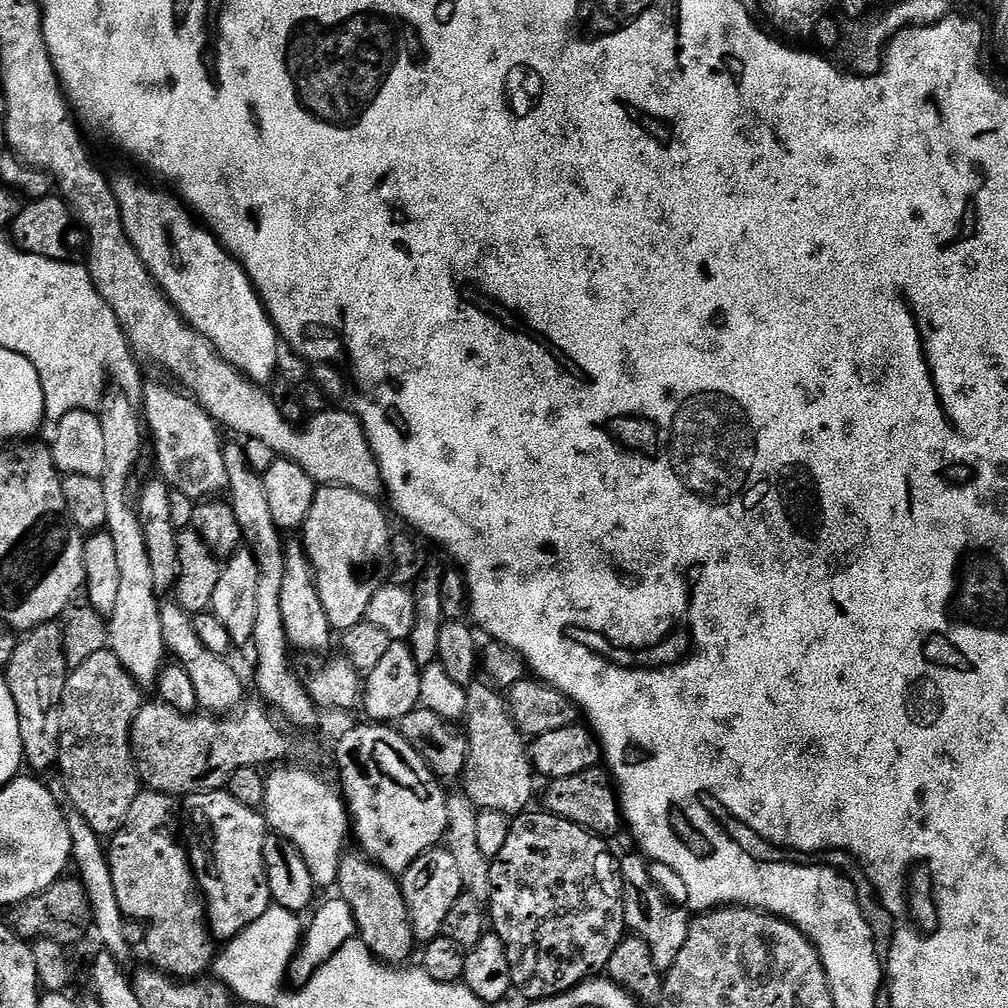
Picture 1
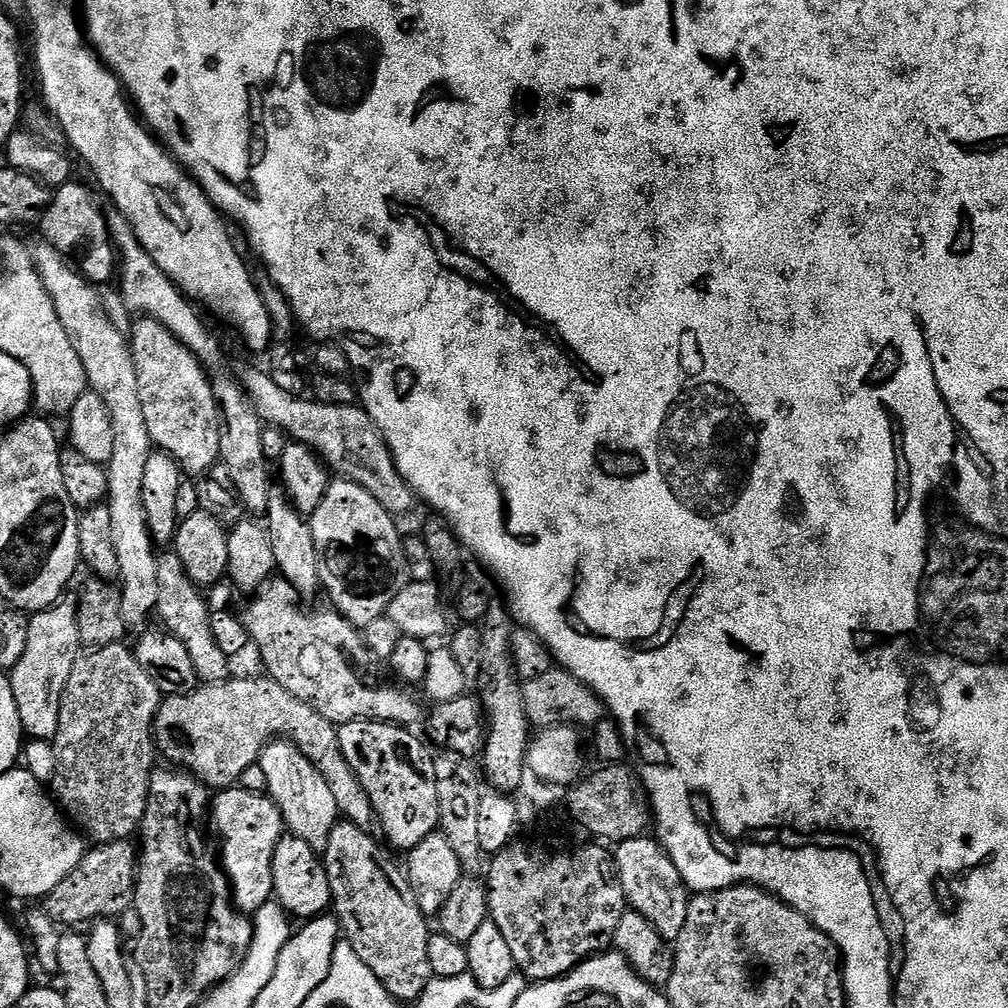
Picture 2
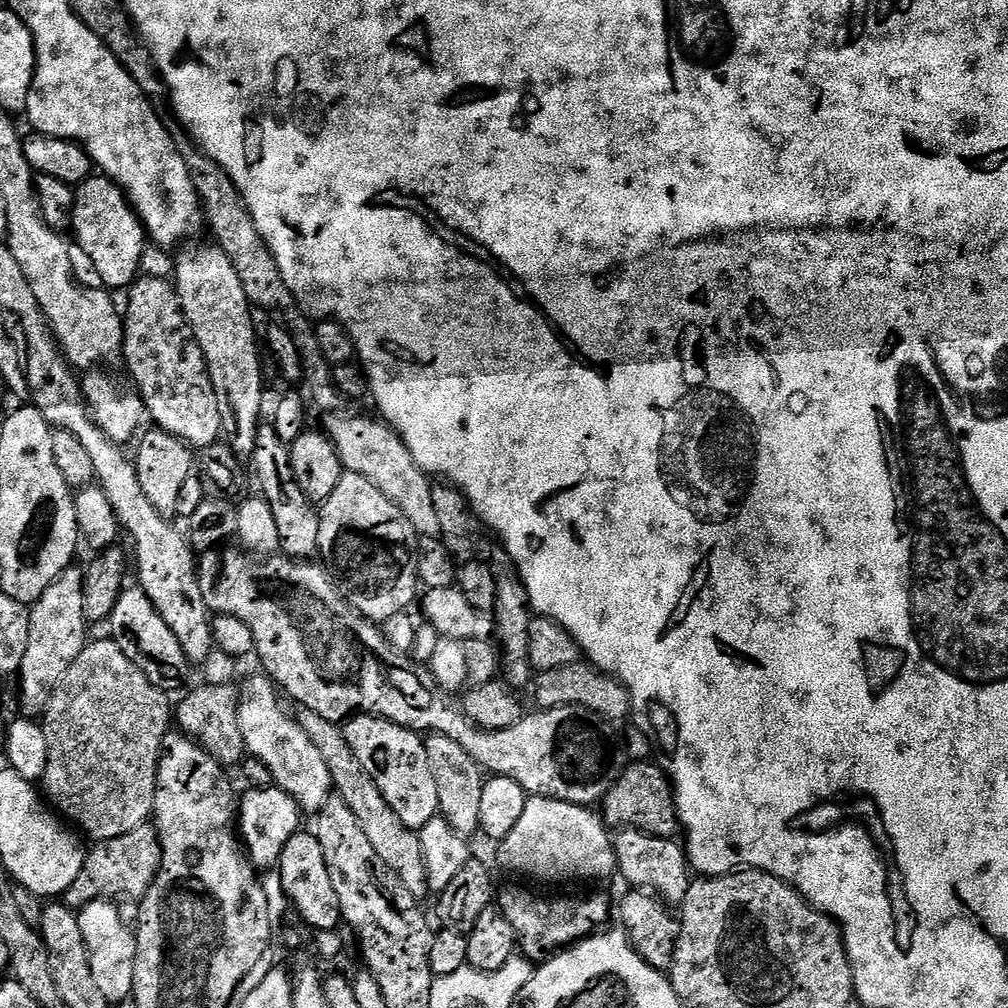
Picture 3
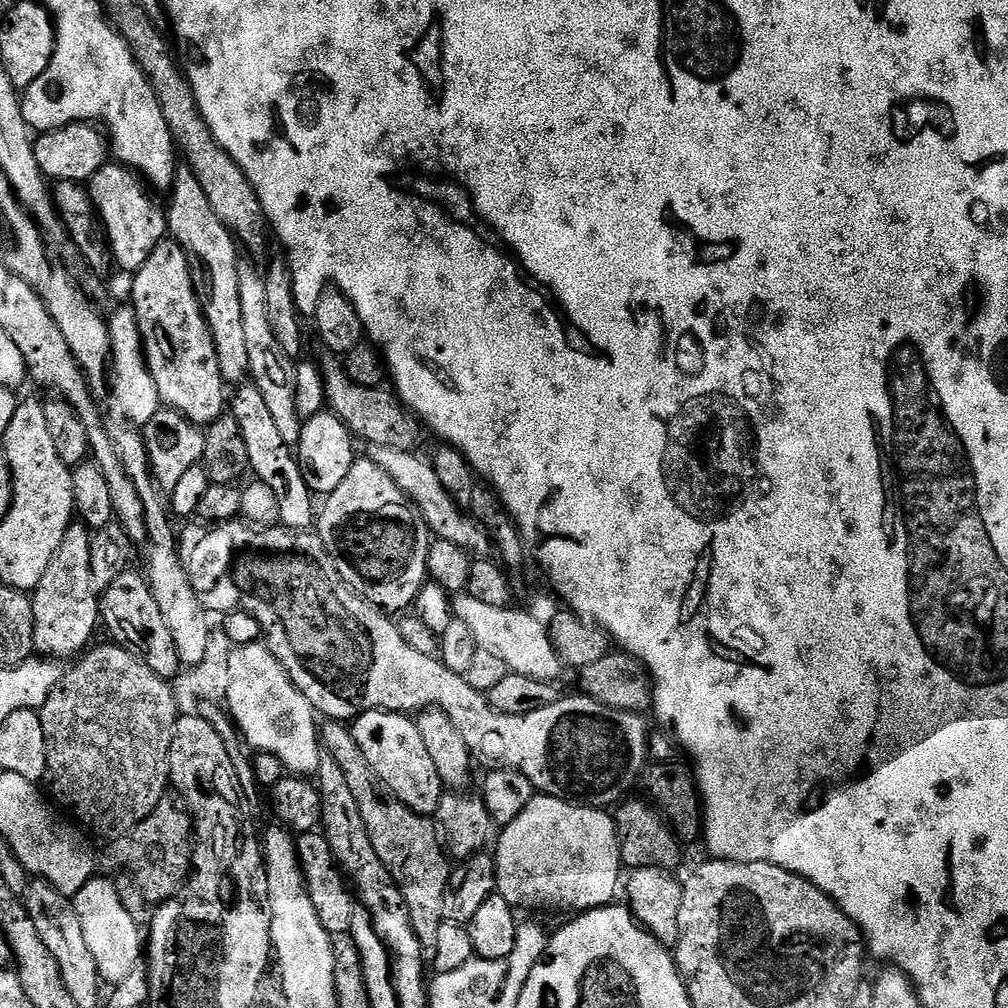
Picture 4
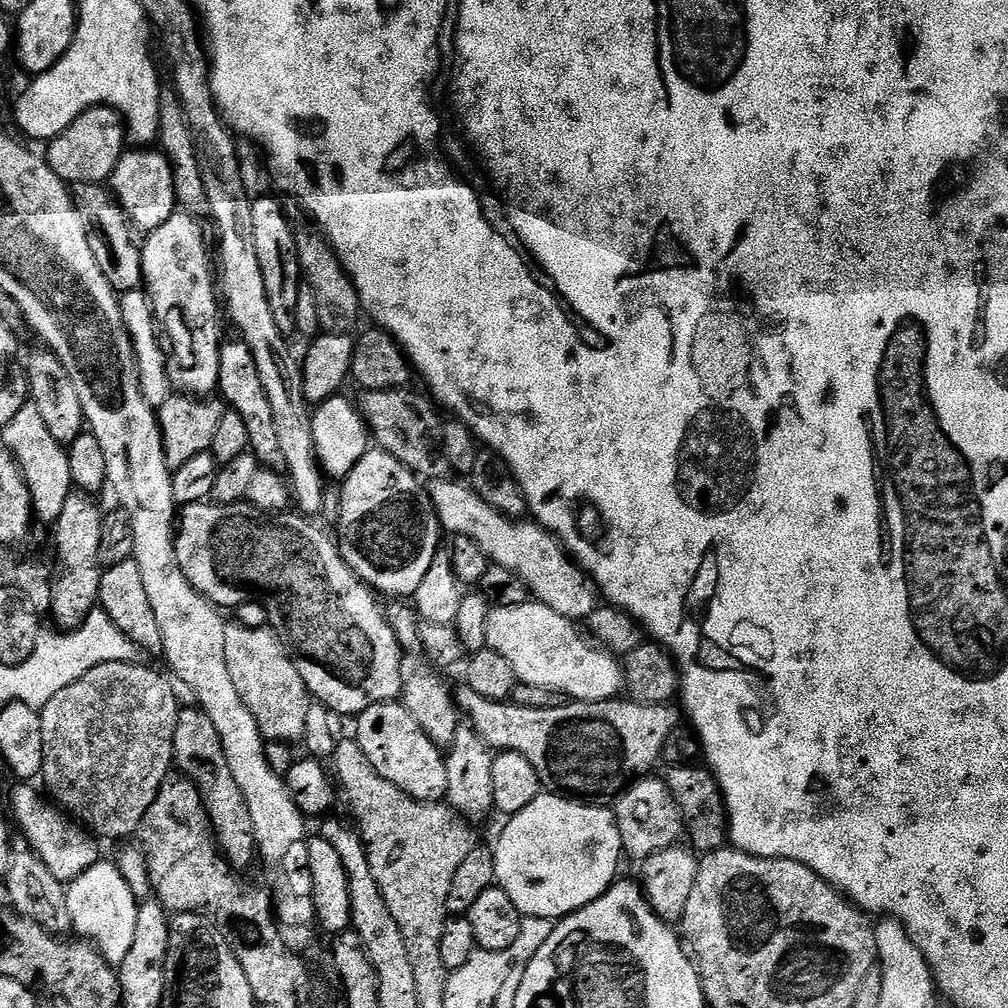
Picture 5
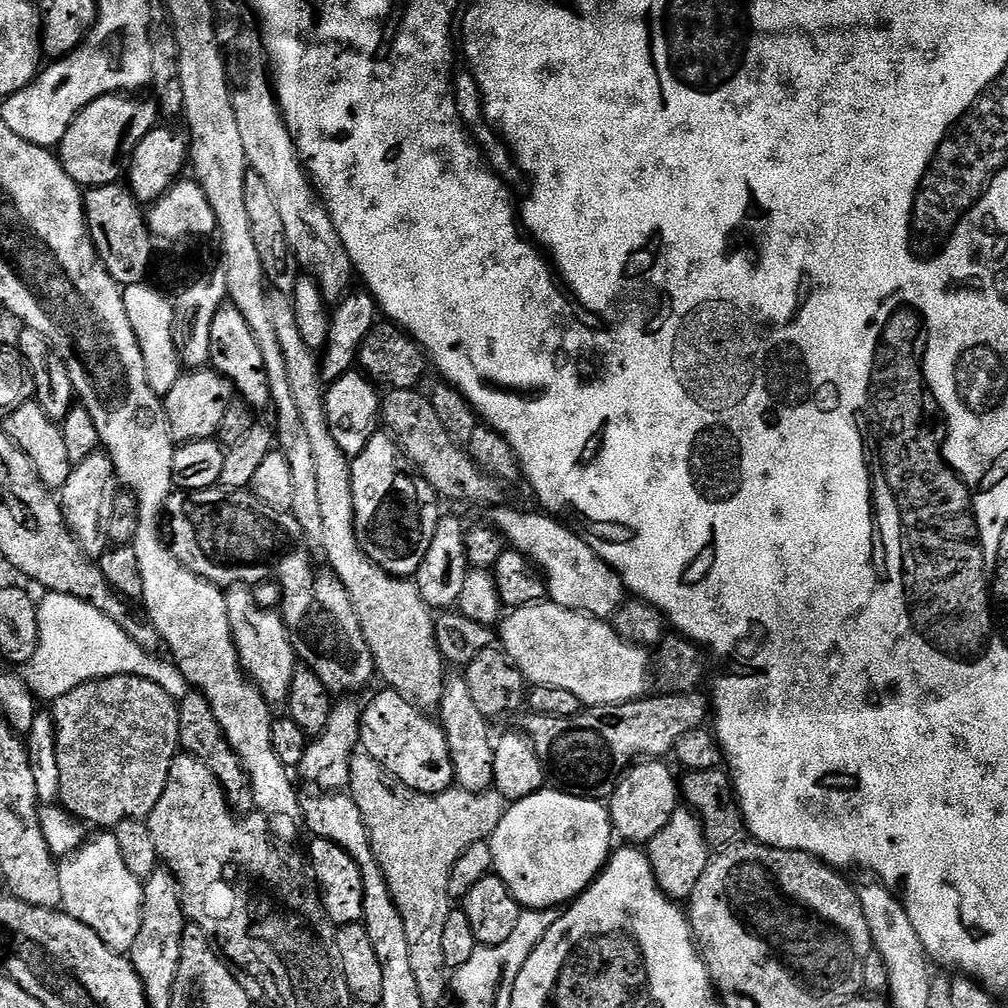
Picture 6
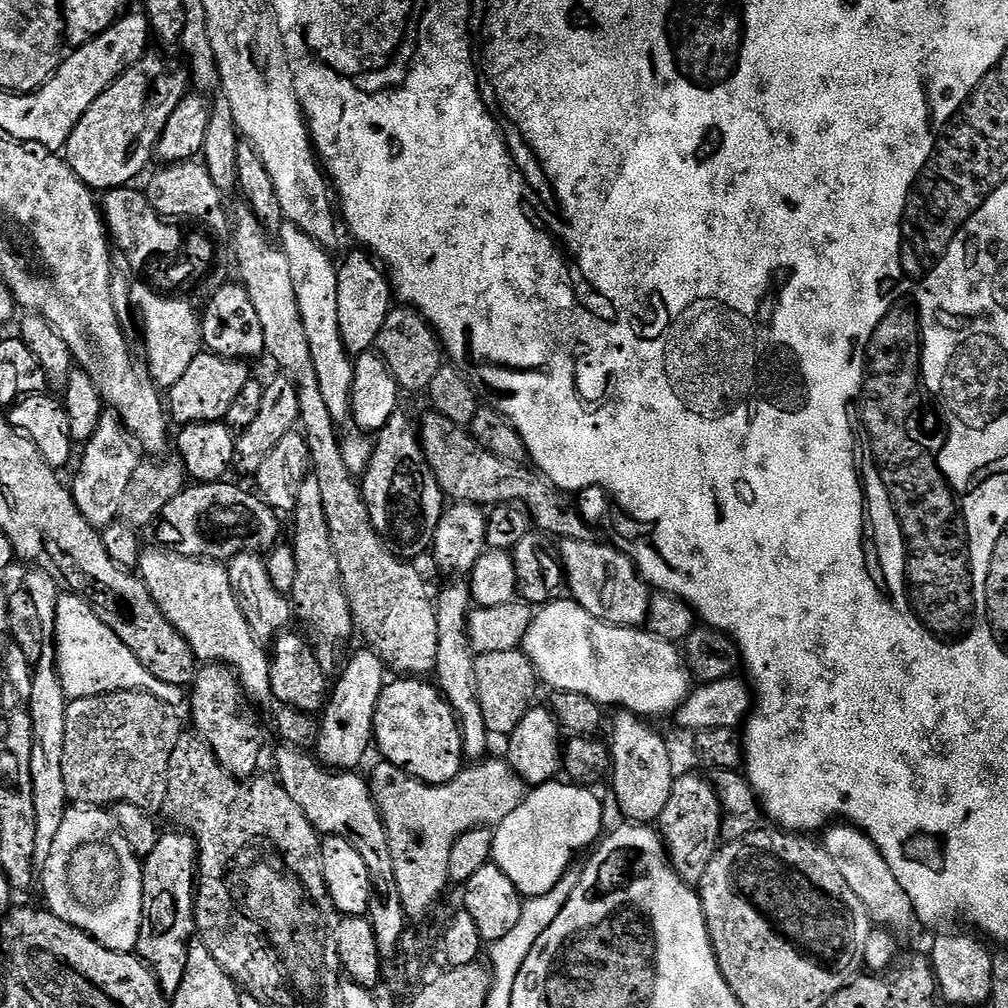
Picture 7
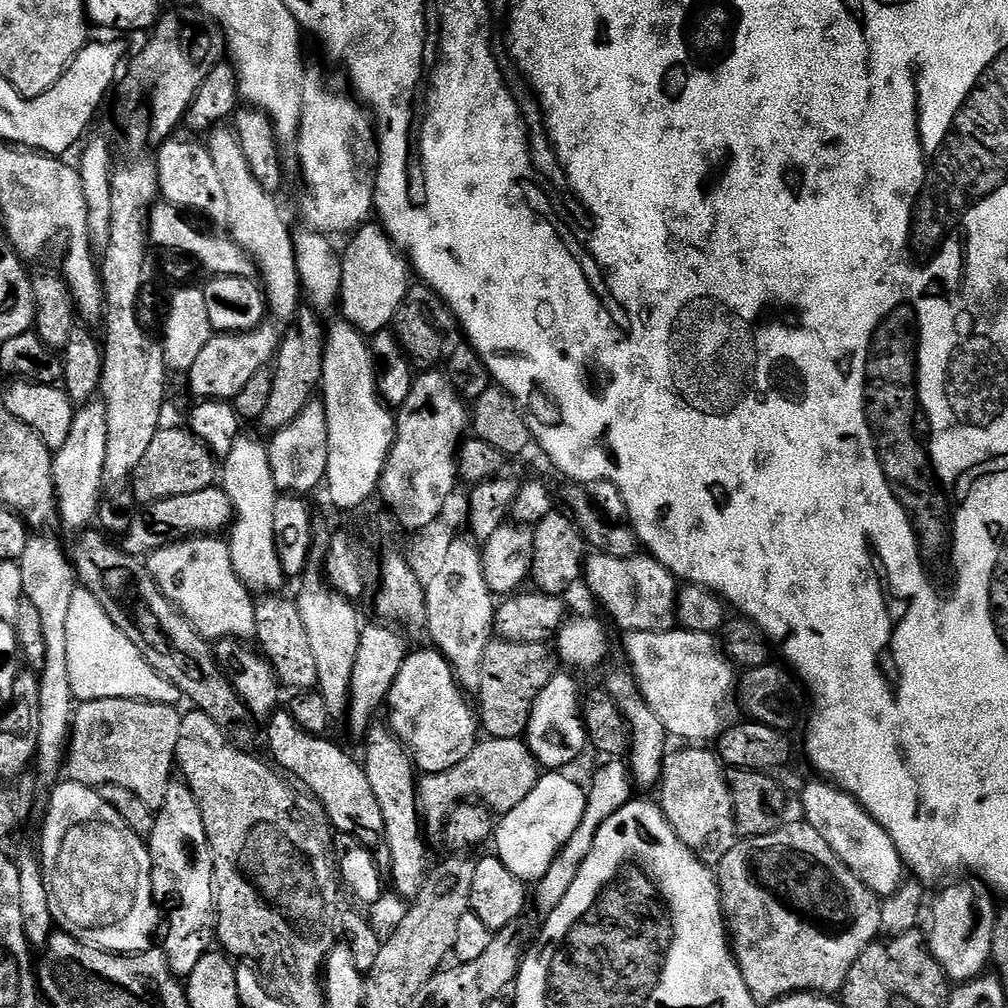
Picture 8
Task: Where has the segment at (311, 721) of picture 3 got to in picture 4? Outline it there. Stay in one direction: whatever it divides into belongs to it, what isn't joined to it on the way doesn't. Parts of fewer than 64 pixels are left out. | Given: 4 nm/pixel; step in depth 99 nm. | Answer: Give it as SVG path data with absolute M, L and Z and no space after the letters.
M328 722L325 725L322 728L323 747L332 755L334 762L342 766L346 783L354 798L358 798L358 810L362 810L362 822L366 822L374 854L378 854L382 866L386 866L392 875L392 881L398 890L402 890L414 934L418 934L418 942L424 947L425 953L430 954L438 939L438 926L446 923L444 899L453 869L441 833L431 819L419 816L401 800L397 800L395 794L384 785L382 778L370 770L370 762L366 762L362 750L358 750L358 742L353 738L351 727L347 723Z

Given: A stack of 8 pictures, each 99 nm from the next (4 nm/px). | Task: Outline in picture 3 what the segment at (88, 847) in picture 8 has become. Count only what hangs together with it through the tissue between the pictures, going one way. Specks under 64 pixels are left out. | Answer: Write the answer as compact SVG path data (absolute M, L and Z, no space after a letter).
M95 900L79 909L82 938L86 938L86 950L90 958L90 970L94 970L94 979L98 990L113 1006L120 1006L132 995L134 986L134 962L136 961L136 937L133 929L122 922L119 907L110 900Z

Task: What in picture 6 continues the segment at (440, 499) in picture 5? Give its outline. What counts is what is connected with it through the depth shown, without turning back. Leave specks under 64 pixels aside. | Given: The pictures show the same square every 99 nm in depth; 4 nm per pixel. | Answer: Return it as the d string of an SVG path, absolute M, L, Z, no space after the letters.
M497 506L491 509L491 527L495 528L510 545L511 551L521 552L532 561L548 585L547 599L571 612L582 612L597 620L607 621L615 617L620 605L625 603L626 589L620 581L620 575L613 572L578 533L567 524L549 516L543 511L519 512L509 506Z

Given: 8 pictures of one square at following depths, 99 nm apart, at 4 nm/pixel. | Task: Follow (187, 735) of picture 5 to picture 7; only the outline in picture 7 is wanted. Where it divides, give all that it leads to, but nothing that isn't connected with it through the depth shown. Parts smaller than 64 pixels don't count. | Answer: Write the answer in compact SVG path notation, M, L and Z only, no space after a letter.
M205 663L197 667L196 678L190 685L191 727L211 746L220 765L241 782L247 782L257 775L260 751L264 748L264 732L259 722L252 716L244 717L245 700L244 689L227 664Z

